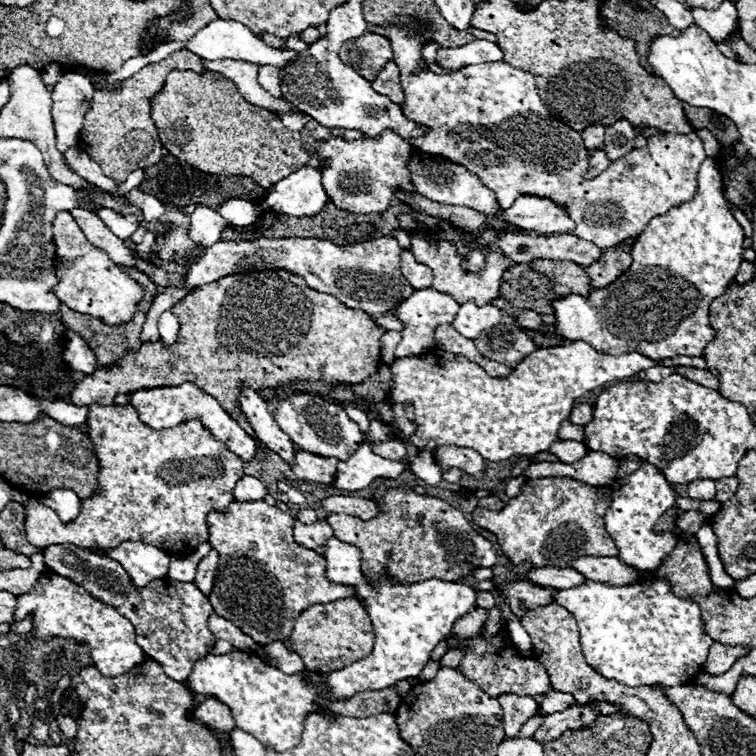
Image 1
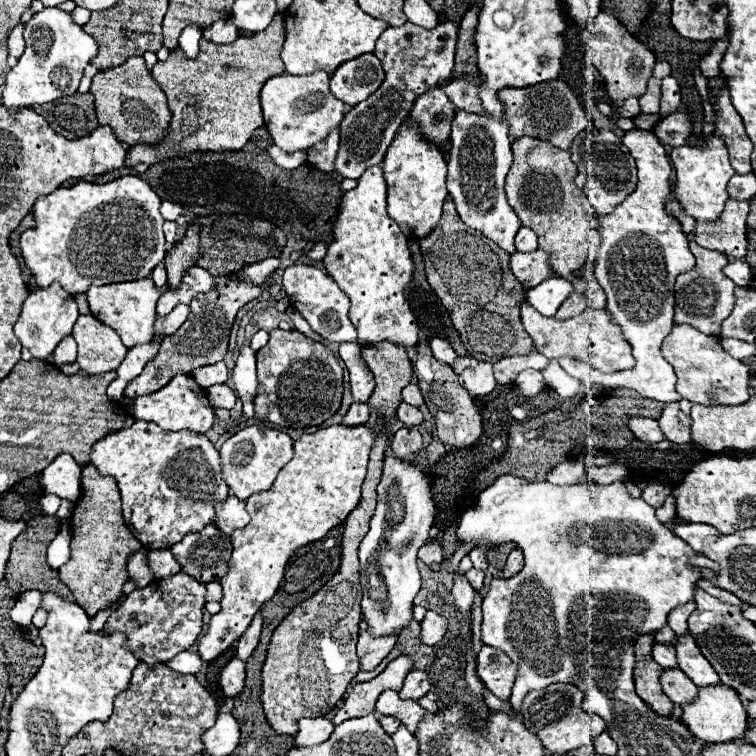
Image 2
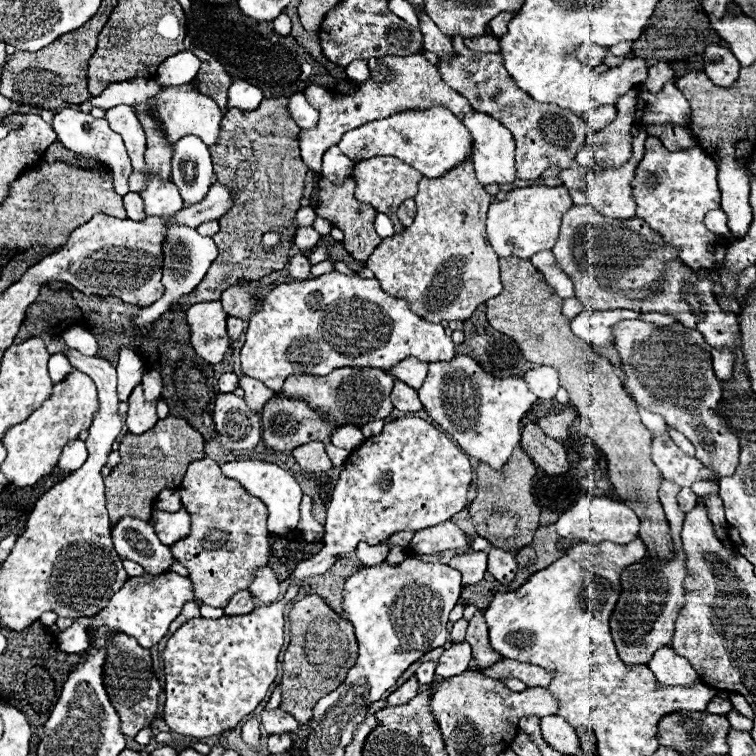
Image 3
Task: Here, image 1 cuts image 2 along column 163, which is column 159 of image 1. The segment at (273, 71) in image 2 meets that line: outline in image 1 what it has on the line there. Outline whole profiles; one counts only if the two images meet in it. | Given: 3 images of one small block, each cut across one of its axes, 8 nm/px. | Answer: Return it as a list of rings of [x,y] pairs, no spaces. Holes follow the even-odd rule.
[[[178,50],[160,62],[144,66],[140,72],[136,72],[132,78],[124,82],[122,90],[96,92],[90,110],[86,112],[84,118],[78,148],[82,148],[94,162],[98,162],[98,166],[106,176],[118,182],[126,180],[126,176],[138,168],[148,168],[150,164],[158,164],[158,160],[162,160],[164,156],[164,148],[158,140],[158,130],[150,118],[150,96],[162,90],[166,74],[174,68],[204,72],[198,60],[200,56],[188,50]]]

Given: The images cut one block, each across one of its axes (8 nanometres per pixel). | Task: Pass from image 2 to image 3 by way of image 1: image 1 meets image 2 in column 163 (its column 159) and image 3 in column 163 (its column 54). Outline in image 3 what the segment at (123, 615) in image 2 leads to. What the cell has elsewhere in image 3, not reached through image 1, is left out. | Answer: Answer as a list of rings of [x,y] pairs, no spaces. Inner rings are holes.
[[[122,518],[112,530],[112,542],[124,560],[138,562],[150,574],[164,574],[176,562],[170,546],[162,544],[154,528],[142,520]]]

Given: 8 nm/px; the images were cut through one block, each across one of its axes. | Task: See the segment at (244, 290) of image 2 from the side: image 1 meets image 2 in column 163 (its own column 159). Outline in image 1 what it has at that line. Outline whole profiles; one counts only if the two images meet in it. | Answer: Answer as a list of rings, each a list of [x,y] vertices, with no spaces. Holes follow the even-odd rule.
[[[254,272],[254,274],[234,274],[224,276],[214,284],[204,284],[196,294],[186,296],[186,300],[174,306],[174,314],[180,318],[180,334],[176,344],[170,350],[162,350],[162,342],[142,344],[138,352],[128,354],[122,360],[120,368],[102,368],[94,374],[86,376],[72,392],[70,400],[74,406],[92,406],[102,404],[110,406],[116,394],[138,392],[142,388],[160,388],[160,386],[180,386],[184,382],[196,384],[202,392],[214,396],[218,404],[222,404],[224,412],[234,418],[240,428],[244,428],[258,448],[268,450],[256,438],[250,422],[246,420],[238,396],[242,386],[254,388],[260,394],[264,388],[272,388],[276,392],[286,392],[288,386],[296,380],[316,382],[316,380],[340,380],[348,384],[358,384],[372,374],[376,374],[380,366],[380,336],[386,332],[374,324],[374,320],[358,310],[346,308],[334,296],[316,292],[306,286],[304,278],[294,276],[290,272]]]

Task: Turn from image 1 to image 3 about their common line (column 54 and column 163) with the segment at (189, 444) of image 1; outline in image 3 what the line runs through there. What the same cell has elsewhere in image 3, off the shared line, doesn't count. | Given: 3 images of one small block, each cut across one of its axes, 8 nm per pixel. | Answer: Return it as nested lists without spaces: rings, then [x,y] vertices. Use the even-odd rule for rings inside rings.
[[[180,508],[178,512],[154,512],[156,524],[154,530],[160,538],[162,544],[170,546],[176,544],[178,540],[184,540],[190,534],[190,514],[186,512],[186,508]]]

